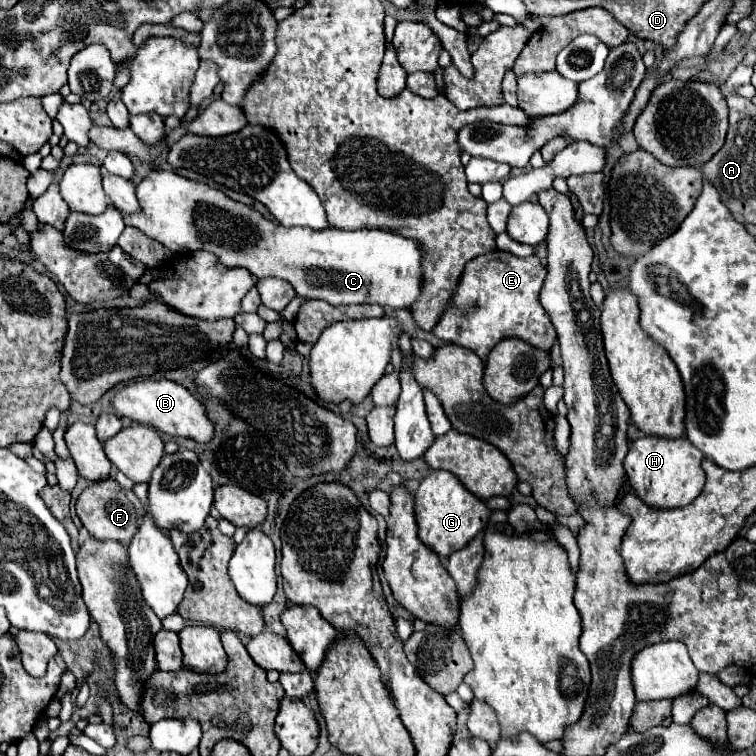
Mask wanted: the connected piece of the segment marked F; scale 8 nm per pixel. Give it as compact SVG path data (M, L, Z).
M108 477L92 483L88 489L82 491L82 495L76 501L76 513L82 525L88 529L88 533L94 535L96 539L114 539L120 541L124 547L128 547L132 537L140 529L146 511L132 489L122 489L112 477Z

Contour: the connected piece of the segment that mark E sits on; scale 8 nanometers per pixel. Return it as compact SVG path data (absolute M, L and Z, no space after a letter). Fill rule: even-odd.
M498 249L478 255L466 263L456 293L446 303L444 313L434 325L432 333L442 341L450 341L474 351L480 359L486 359L490 349L508 337L522 339L532 347L550 353L556 341L556 331L552 329L544 309L538 305L544 277L546 267L536 255L516 257Z

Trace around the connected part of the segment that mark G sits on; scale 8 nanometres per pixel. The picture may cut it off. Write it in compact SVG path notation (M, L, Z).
M430 471L430 475L420 483L414 495L414 513L420 541L440 557L450 557L454 551L464 549L476 537L476 533L486 527L490 519L490 509L486 507L486 503L474 497L448 471Z

